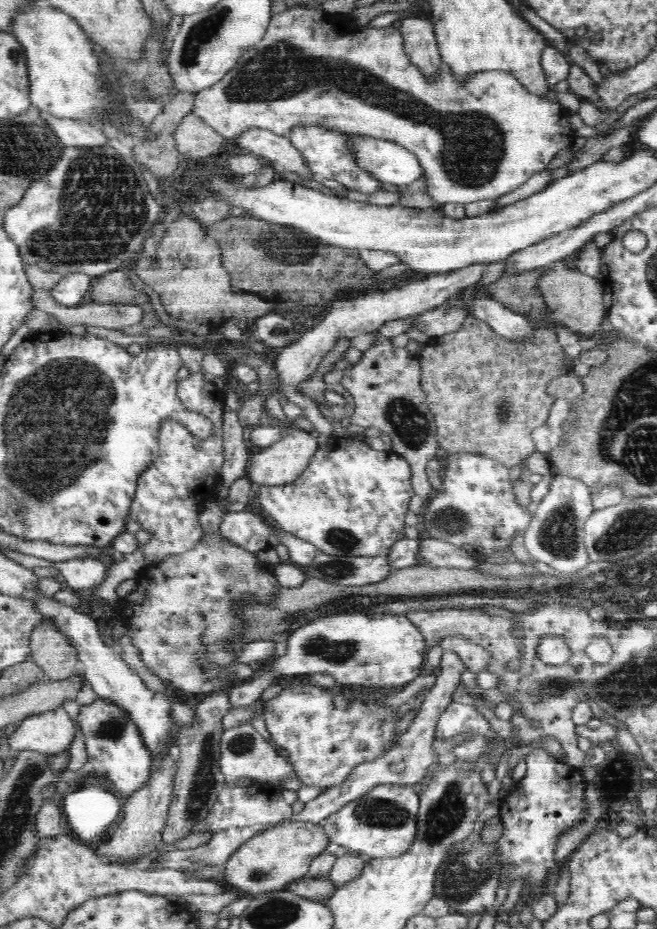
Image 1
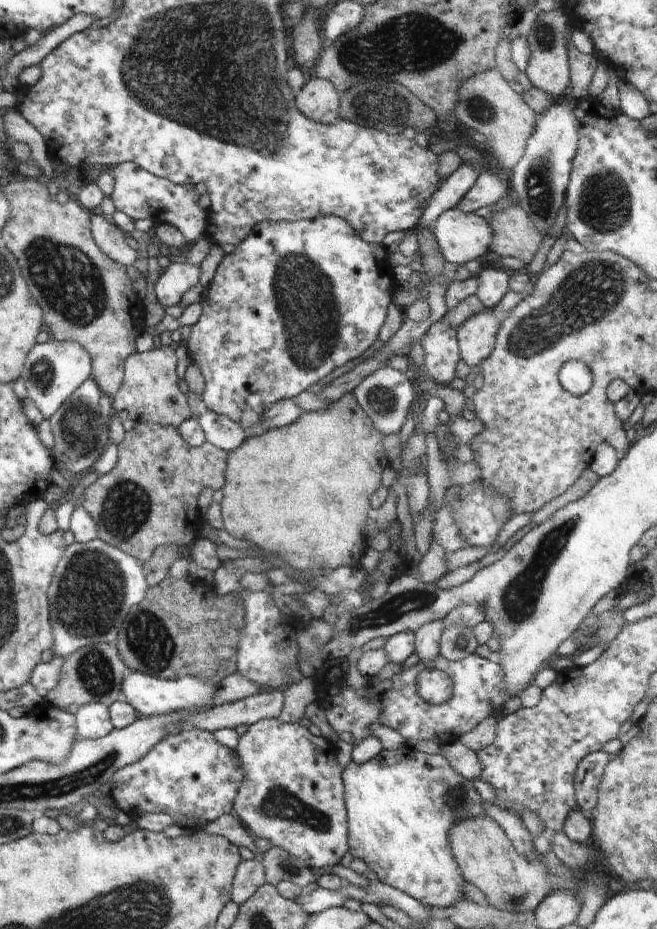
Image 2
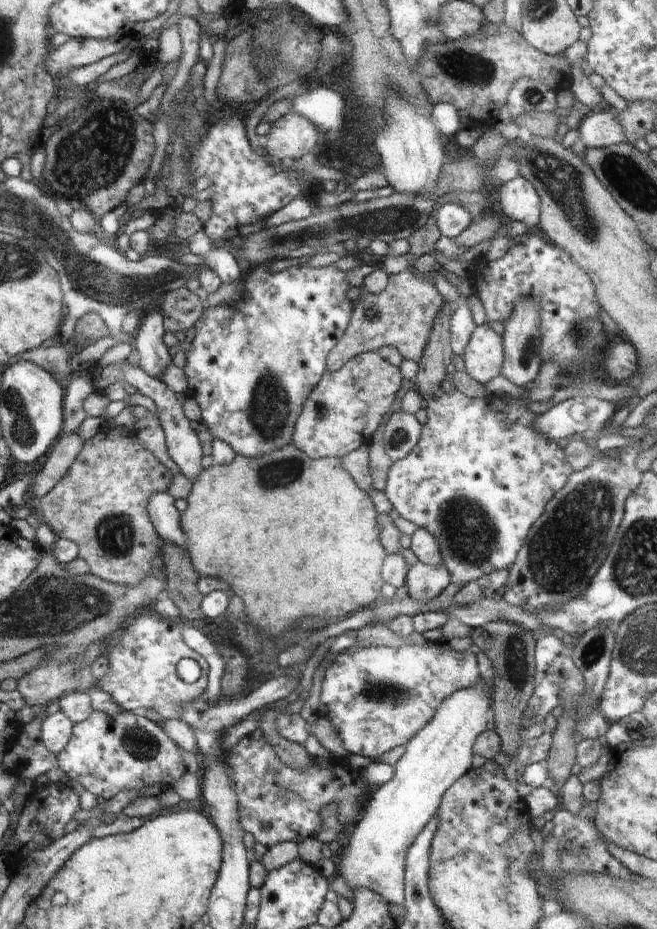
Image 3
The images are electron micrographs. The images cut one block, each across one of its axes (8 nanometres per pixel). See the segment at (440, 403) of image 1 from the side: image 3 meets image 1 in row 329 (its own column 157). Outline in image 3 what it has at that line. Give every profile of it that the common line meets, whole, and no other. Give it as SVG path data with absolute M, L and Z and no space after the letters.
M114 424L112 430L100 430L85 440L82 452L70 465L68 472L49 493L39 497L42 520L55 533L56 539L66 538L78 546L78 557L82 558L91 573L98 578L124 586L138 586L150 576L153 560L163 550L163 540L149 516L150 498L158 492L167 492L173 473L142 446L141 436L135 428L125 429Z

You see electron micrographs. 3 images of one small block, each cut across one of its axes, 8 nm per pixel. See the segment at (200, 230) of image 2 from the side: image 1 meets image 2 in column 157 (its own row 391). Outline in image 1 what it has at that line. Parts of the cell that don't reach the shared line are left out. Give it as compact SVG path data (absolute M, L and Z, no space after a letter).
M192 373L178 381L178 399L188 411L211 418L214 436L200 441L176 420L167 420L160 426L157 458L137 480L128 521L140 524L144 531L152 533L144 545L144 555L152 562L165 561L170 555L190 550L202 540L203 530L198 513L206 500L218 500L217 480L224 466L223 394L218 382L207 381L202 373Z

